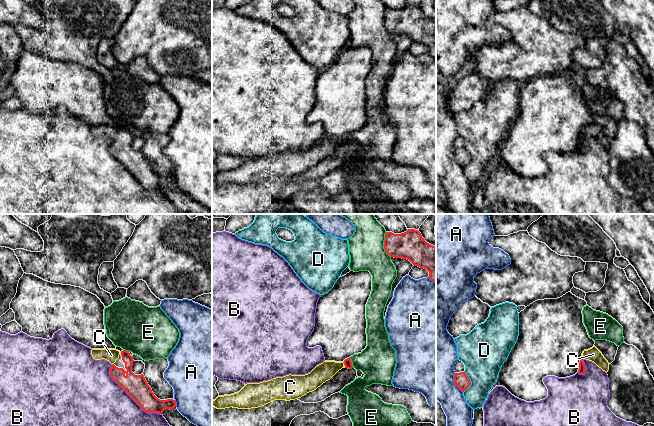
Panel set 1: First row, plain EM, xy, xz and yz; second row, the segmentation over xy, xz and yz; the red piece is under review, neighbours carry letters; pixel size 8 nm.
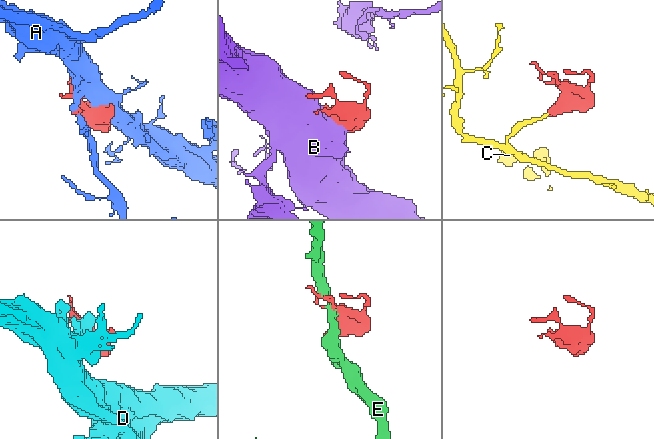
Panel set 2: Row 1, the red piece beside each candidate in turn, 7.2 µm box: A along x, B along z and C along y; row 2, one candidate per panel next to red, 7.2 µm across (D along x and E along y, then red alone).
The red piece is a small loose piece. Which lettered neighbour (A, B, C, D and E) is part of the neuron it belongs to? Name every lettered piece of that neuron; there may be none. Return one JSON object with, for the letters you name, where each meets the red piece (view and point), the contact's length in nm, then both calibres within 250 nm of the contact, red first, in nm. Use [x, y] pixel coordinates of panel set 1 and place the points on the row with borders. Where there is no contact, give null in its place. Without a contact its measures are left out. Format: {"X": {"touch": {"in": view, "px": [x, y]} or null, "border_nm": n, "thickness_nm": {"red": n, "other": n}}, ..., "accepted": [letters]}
{"C": {"touch": {"in": "xz", "px": [343, 362]}, "border_nm": 30, "thickness_nm": {"red": 70, "other": 150}}, "accepted": ["C"]}

